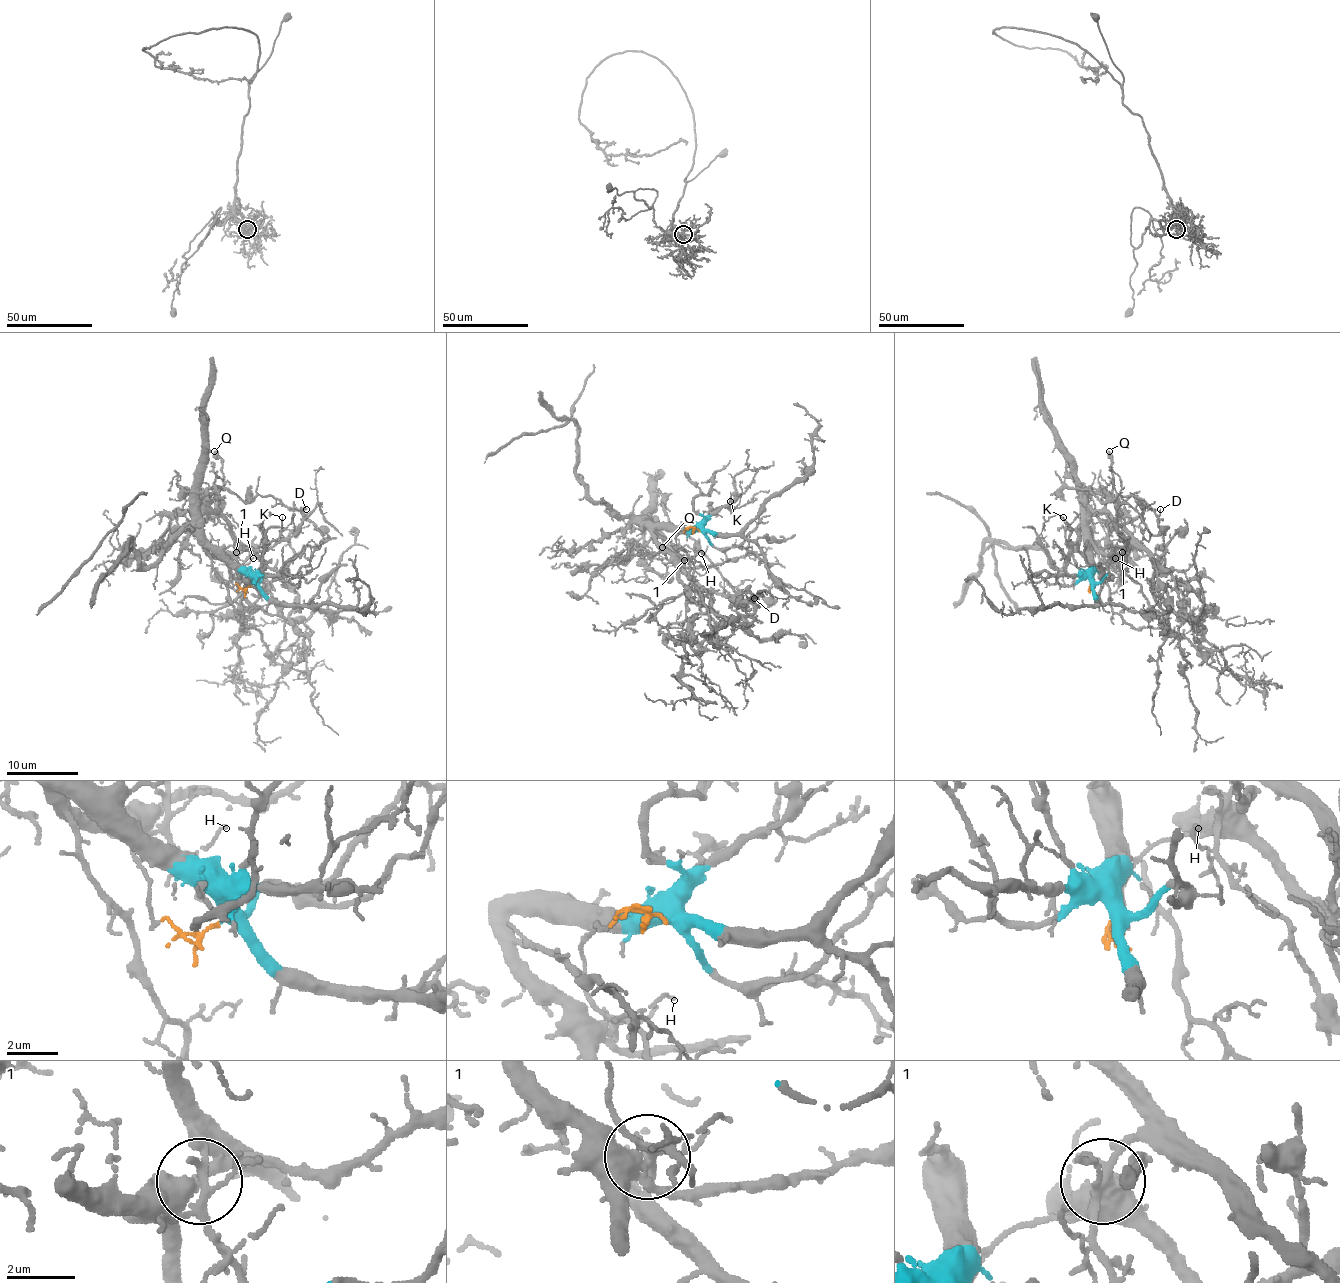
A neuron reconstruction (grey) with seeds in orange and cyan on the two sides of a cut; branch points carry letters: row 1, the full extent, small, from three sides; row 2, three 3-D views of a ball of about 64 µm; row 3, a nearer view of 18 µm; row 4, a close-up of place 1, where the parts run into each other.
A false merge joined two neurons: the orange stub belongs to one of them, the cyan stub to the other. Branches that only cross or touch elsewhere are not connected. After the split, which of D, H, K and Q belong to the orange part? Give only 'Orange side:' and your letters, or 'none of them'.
Orange side: D, H, Q

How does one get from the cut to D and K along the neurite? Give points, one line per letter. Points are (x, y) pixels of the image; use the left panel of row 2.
D: (252, 585), (234, 585), (227, 565), (236, 540), (207, 491), (228, 487), (246, 502), (273, 496), (306, 509)
K: (252, 585), (252, 576), (259, 568), (261, 558), (279, 536), (283, 516)

